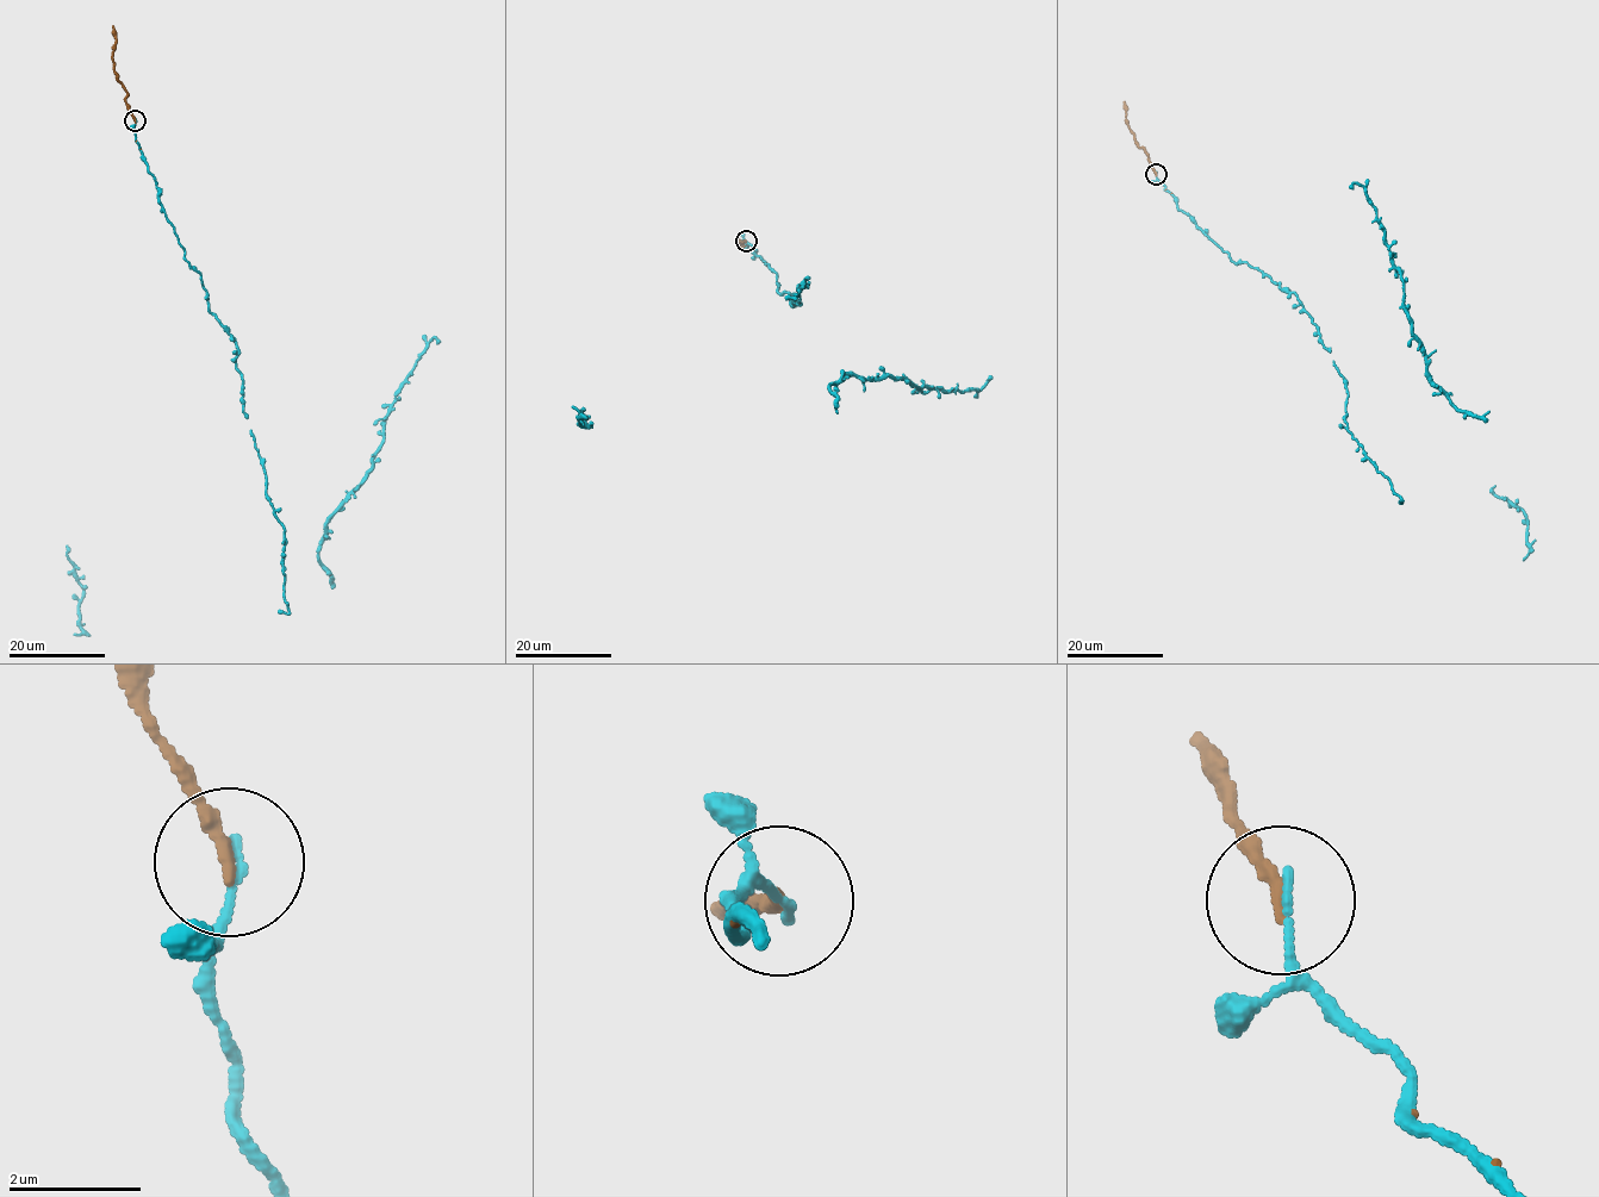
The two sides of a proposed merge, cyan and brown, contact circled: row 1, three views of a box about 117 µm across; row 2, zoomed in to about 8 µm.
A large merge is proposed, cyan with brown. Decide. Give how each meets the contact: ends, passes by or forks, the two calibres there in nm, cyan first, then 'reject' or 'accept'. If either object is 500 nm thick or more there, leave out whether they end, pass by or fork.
cyan ends | brown ends | 130/200 nm | accept

